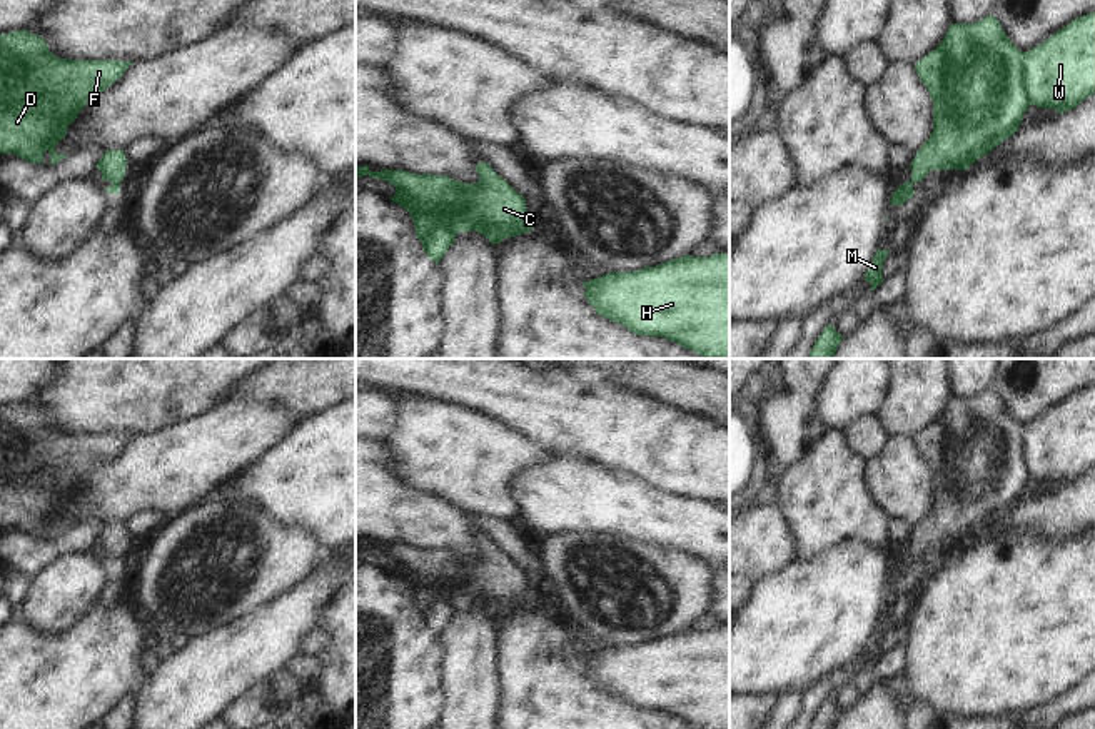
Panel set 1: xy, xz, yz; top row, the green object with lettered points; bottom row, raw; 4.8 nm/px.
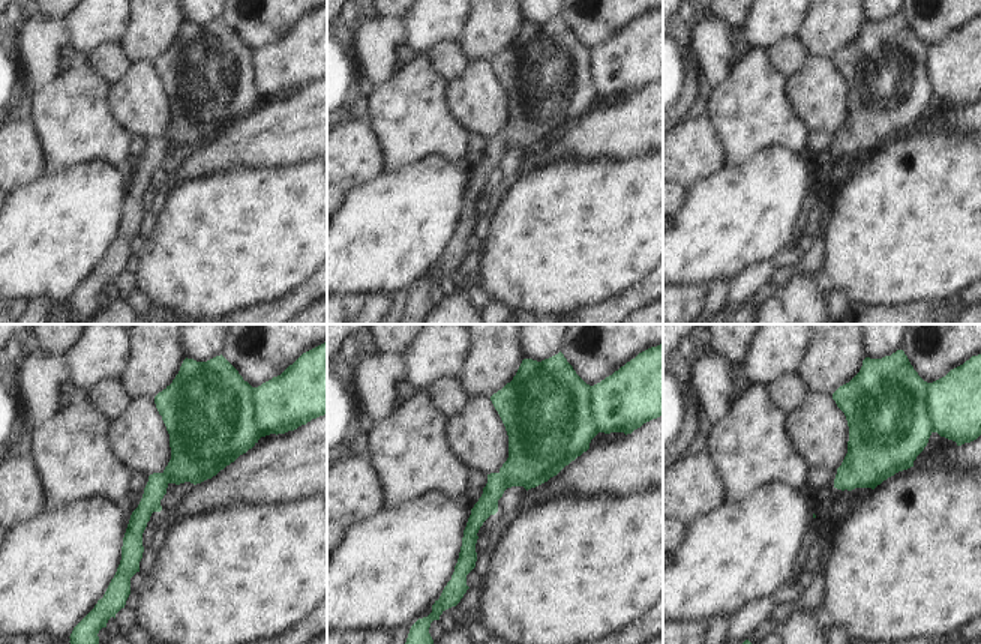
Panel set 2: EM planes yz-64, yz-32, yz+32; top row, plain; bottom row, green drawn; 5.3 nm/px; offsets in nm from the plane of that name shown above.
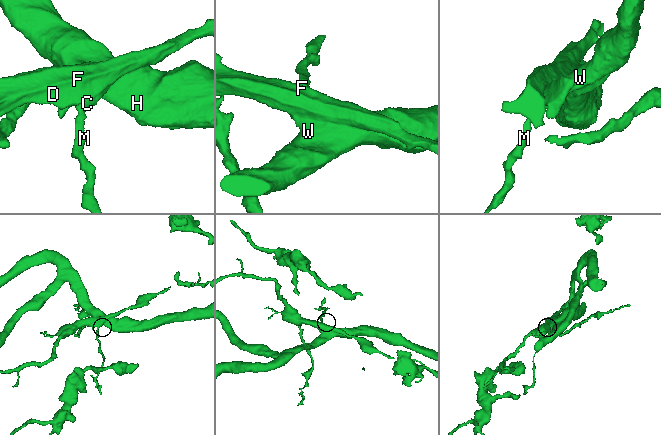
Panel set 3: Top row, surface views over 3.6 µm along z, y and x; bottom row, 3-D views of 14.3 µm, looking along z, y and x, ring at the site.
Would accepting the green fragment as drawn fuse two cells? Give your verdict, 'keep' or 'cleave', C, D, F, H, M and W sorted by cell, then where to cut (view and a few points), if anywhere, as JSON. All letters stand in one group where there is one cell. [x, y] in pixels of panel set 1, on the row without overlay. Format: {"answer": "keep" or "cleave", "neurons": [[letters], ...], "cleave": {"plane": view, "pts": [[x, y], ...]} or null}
{"answer": "keep", "neurons": [["C", "D", "F", "H", "M", "W"]], "cleave": null}

